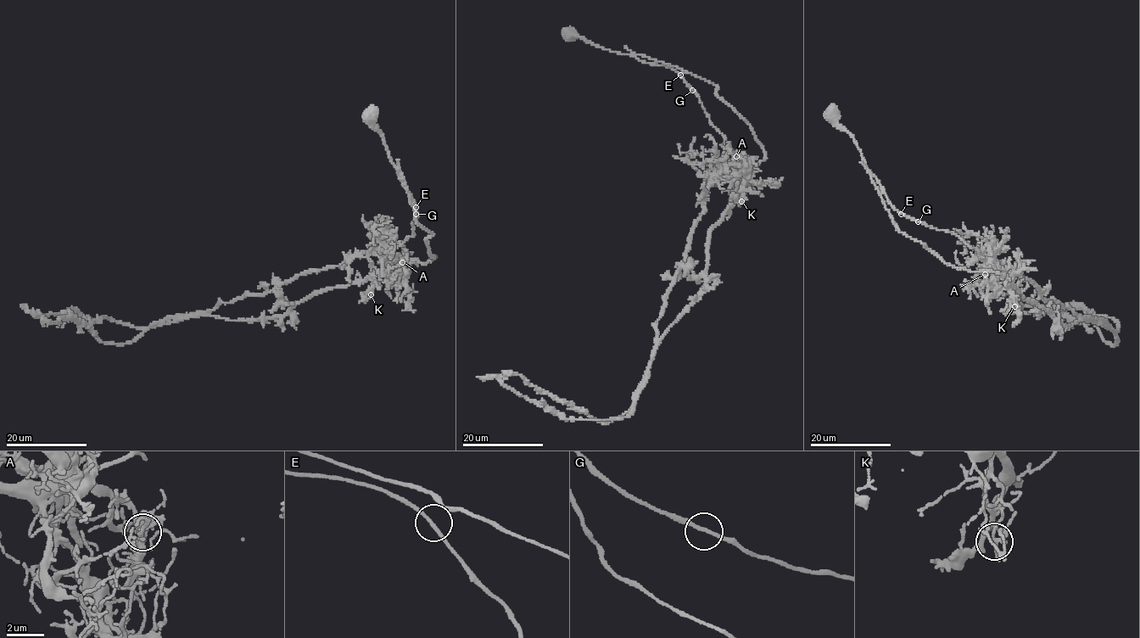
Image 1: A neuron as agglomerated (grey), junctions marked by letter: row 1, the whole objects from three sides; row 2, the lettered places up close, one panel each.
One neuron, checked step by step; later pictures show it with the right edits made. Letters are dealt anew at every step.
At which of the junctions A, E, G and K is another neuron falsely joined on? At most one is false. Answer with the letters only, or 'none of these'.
A

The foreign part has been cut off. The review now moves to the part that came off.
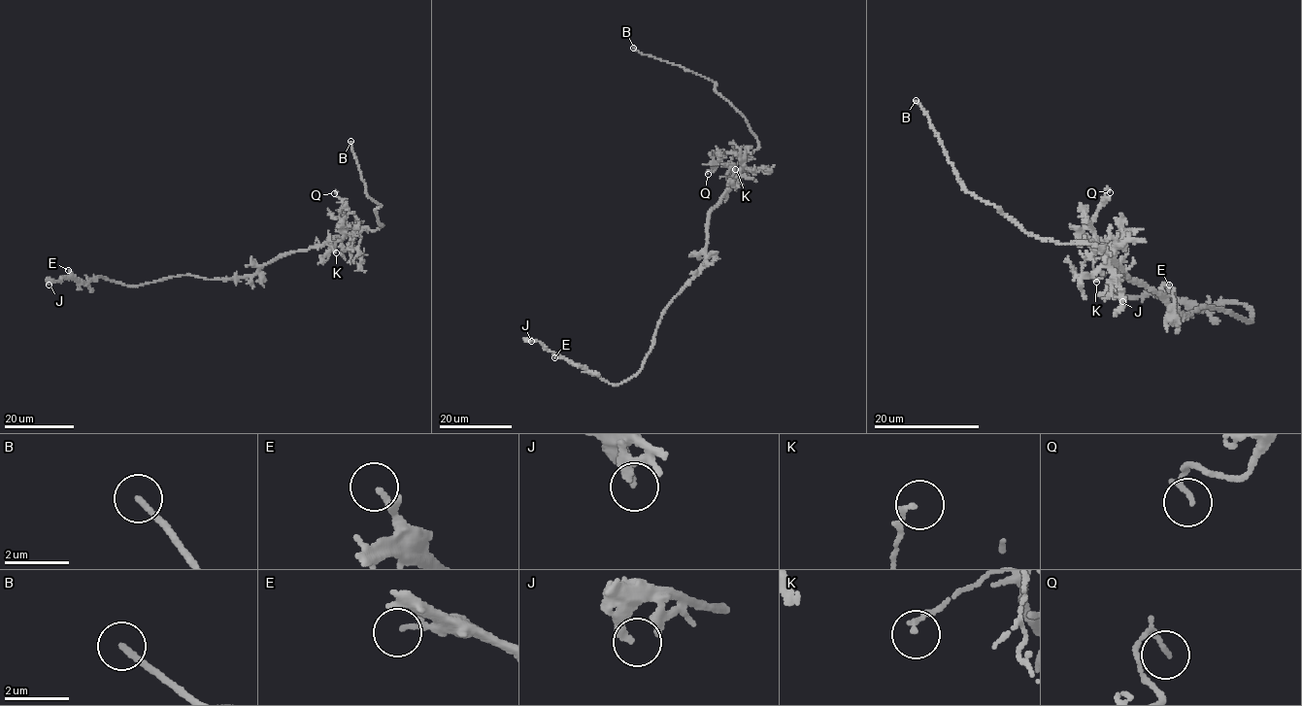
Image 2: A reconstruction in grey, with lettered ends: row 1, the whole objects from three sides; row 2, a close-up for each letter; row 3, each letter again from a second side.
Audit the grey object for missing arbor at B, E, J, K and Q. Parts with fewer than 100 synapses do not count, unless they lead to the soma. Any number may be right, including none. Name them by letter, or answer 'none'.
B

